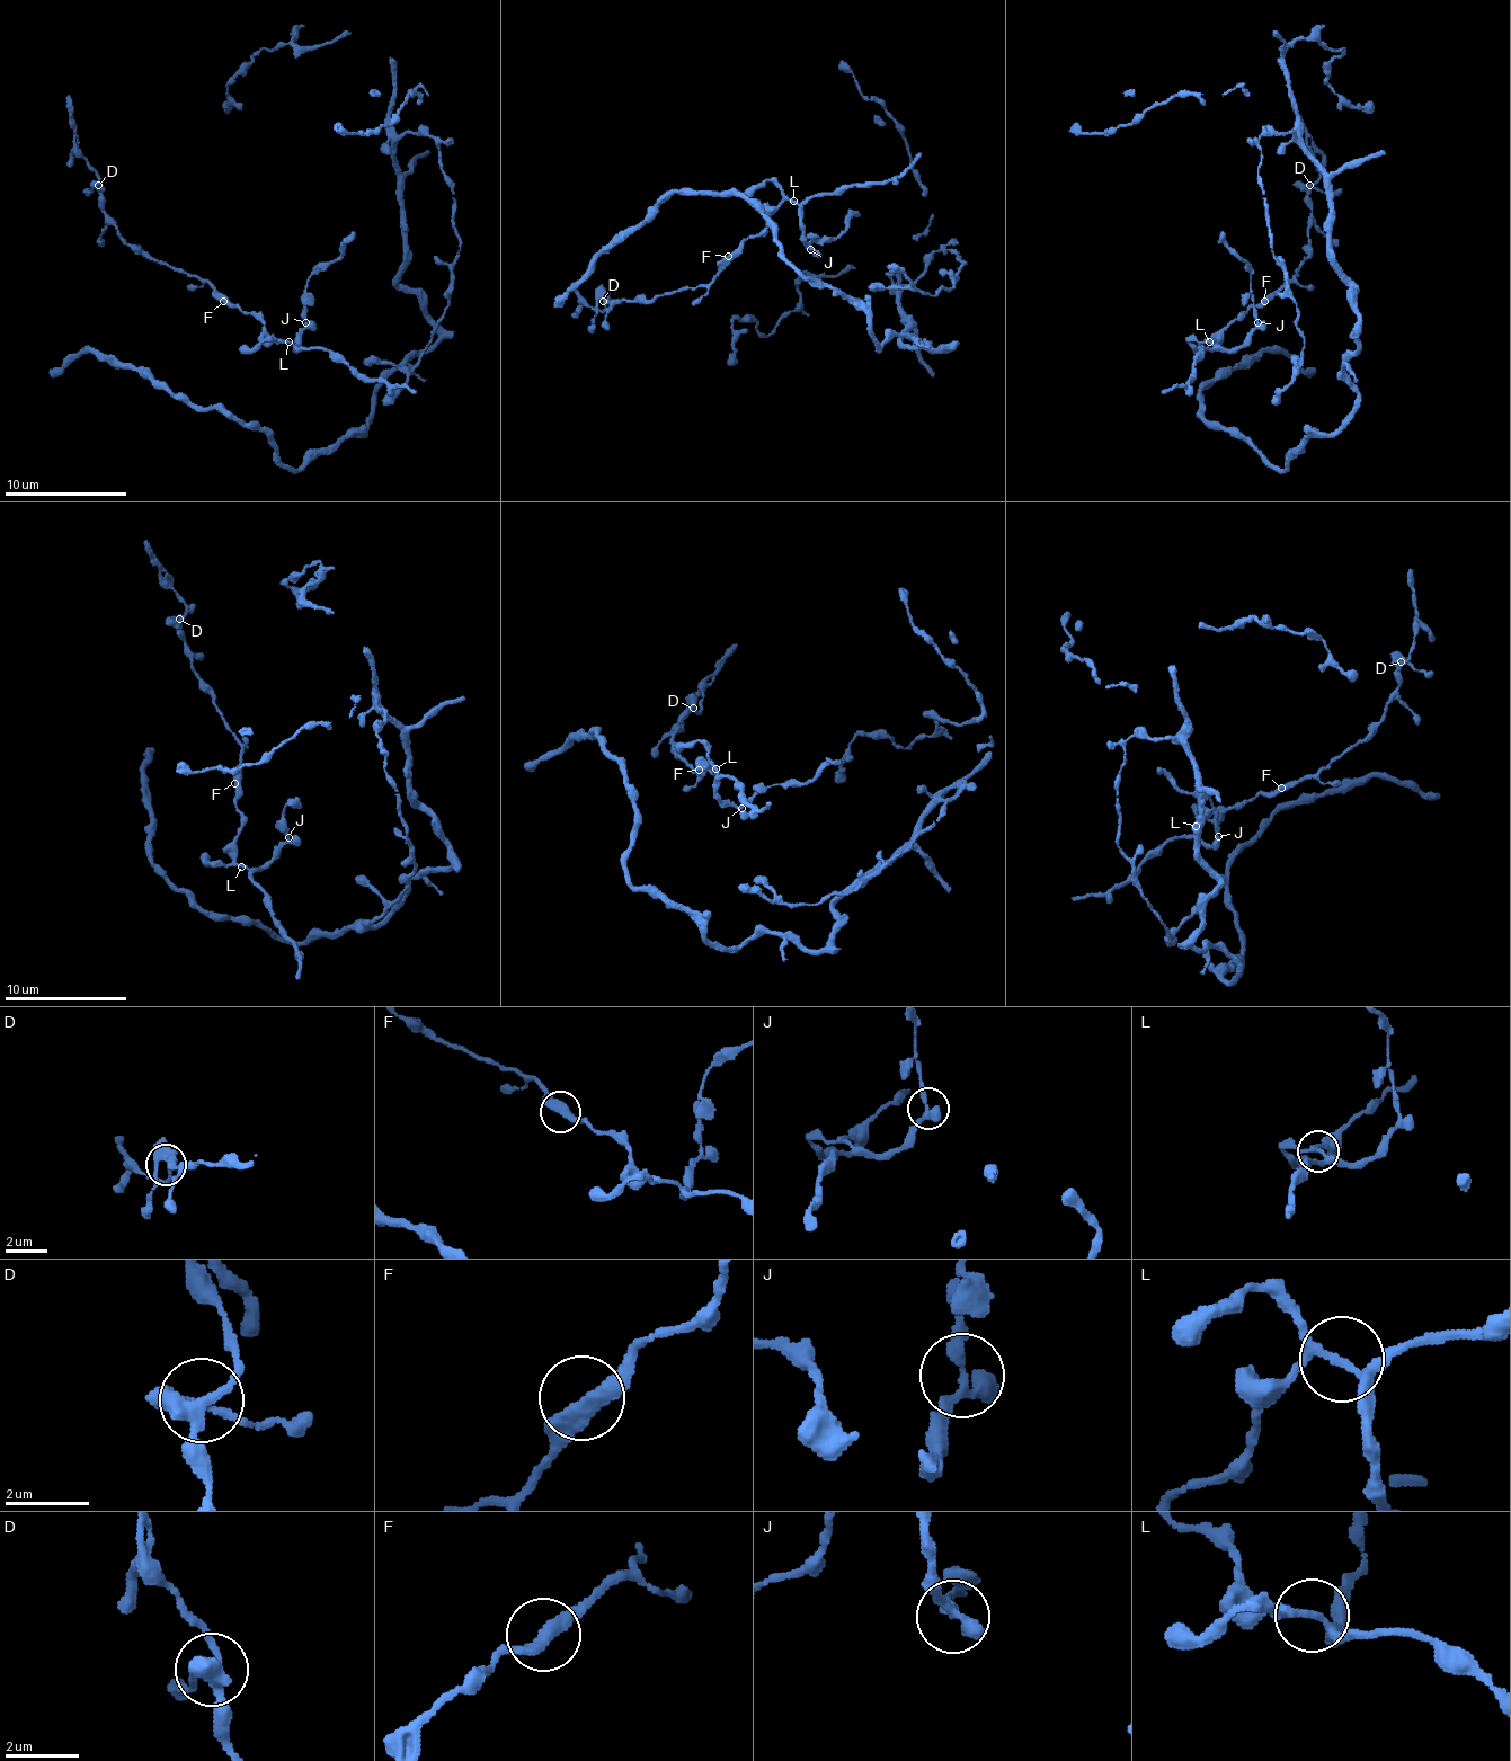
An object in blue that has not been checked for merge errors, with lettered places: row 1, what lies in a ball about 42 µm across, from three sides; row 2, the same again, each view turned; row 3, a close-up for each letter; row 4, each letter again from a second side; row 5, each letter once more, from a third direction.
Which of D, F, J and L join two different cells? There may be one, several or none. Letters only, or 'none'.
none

